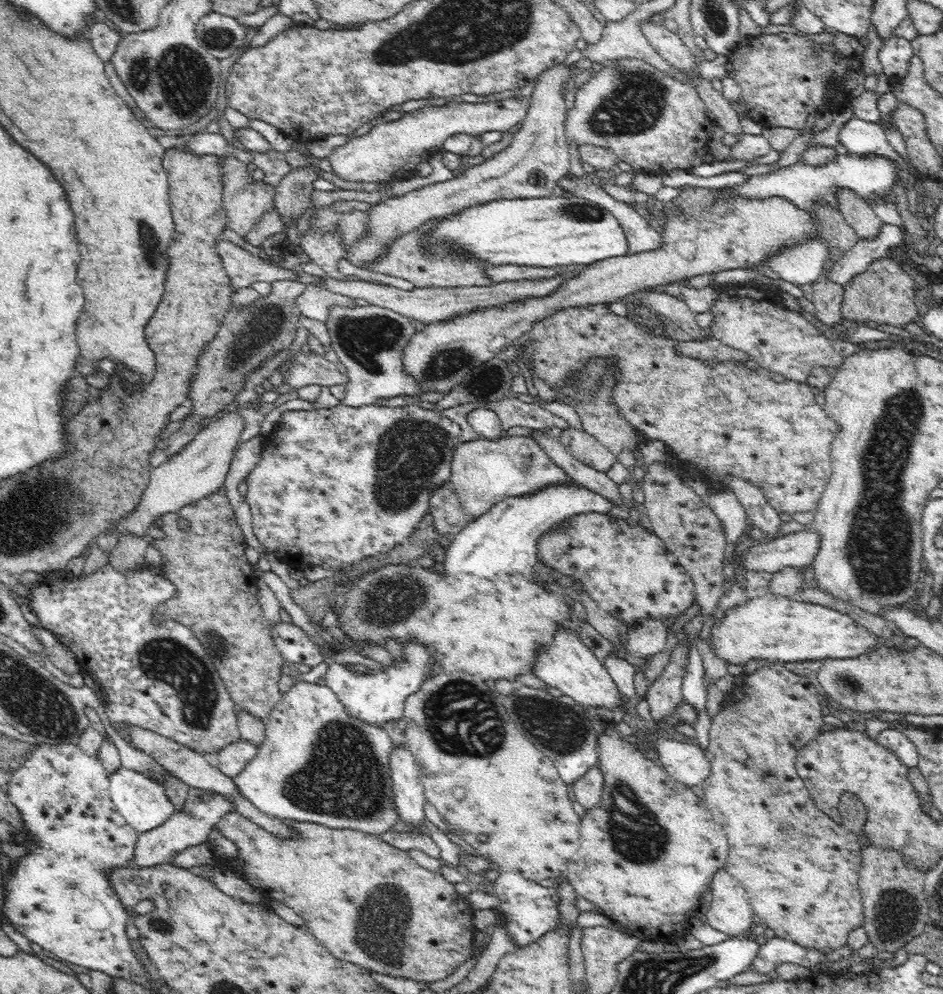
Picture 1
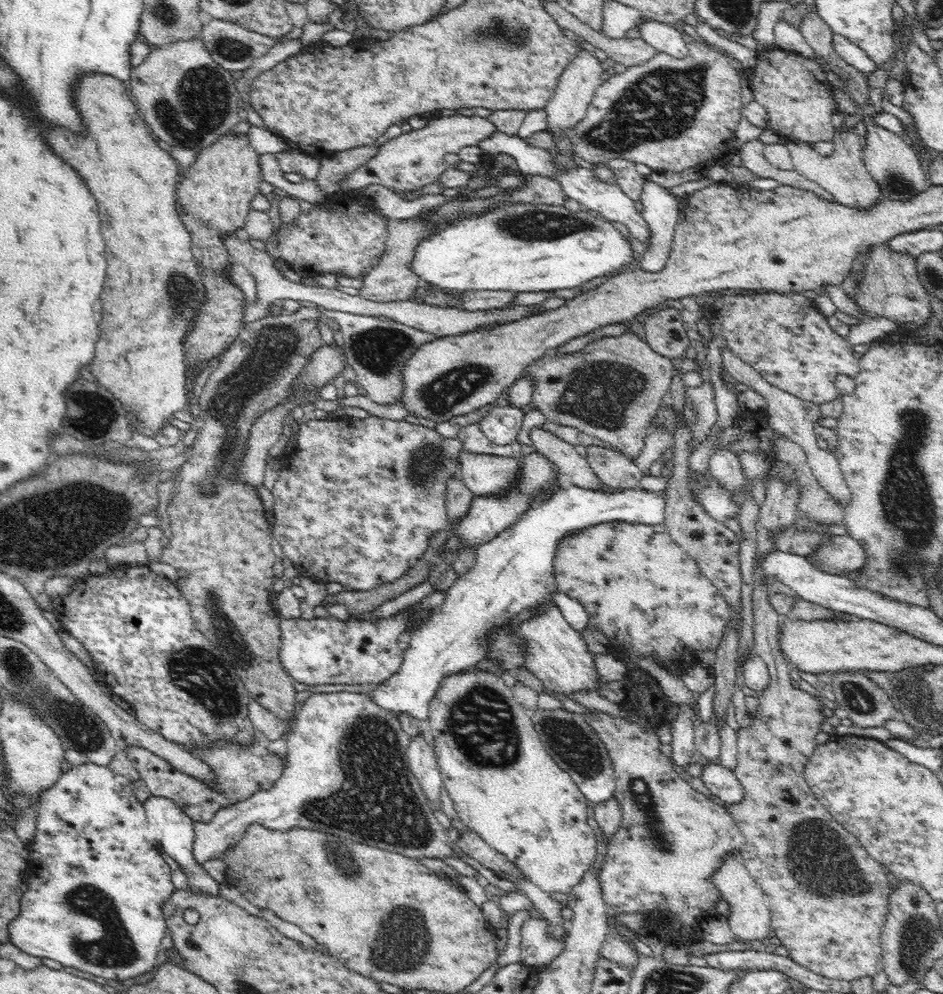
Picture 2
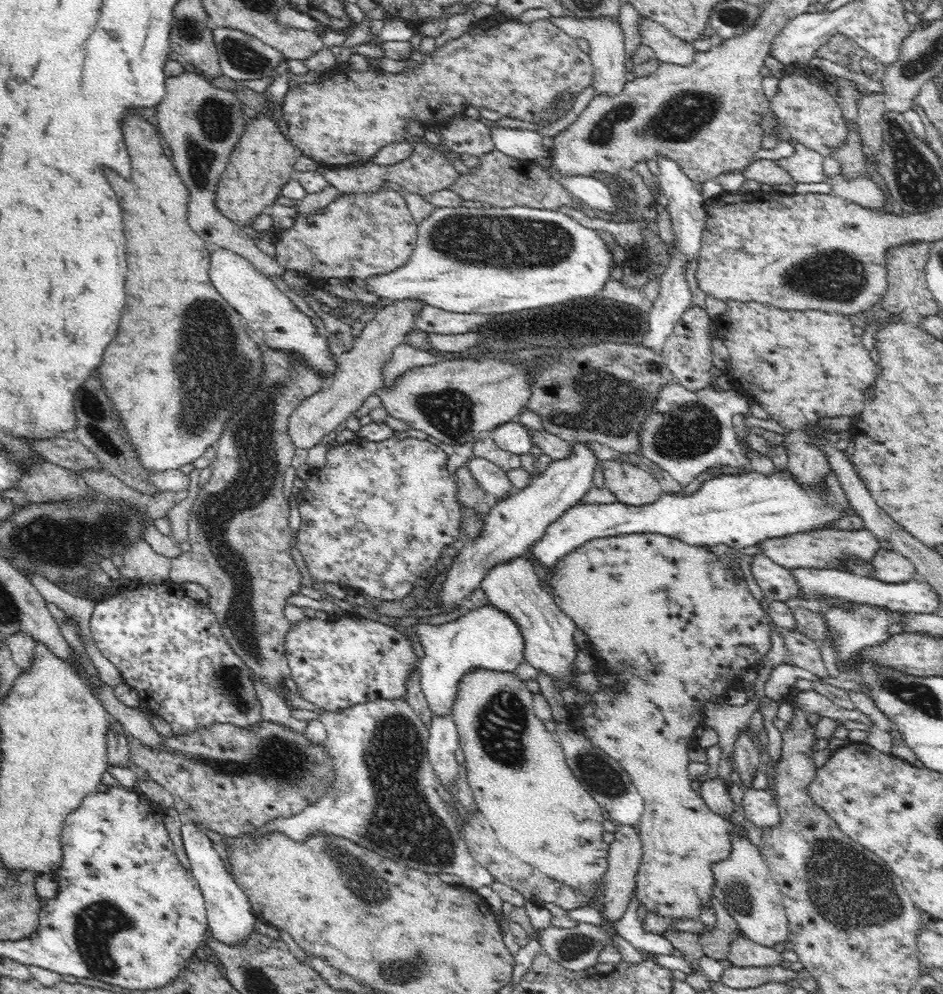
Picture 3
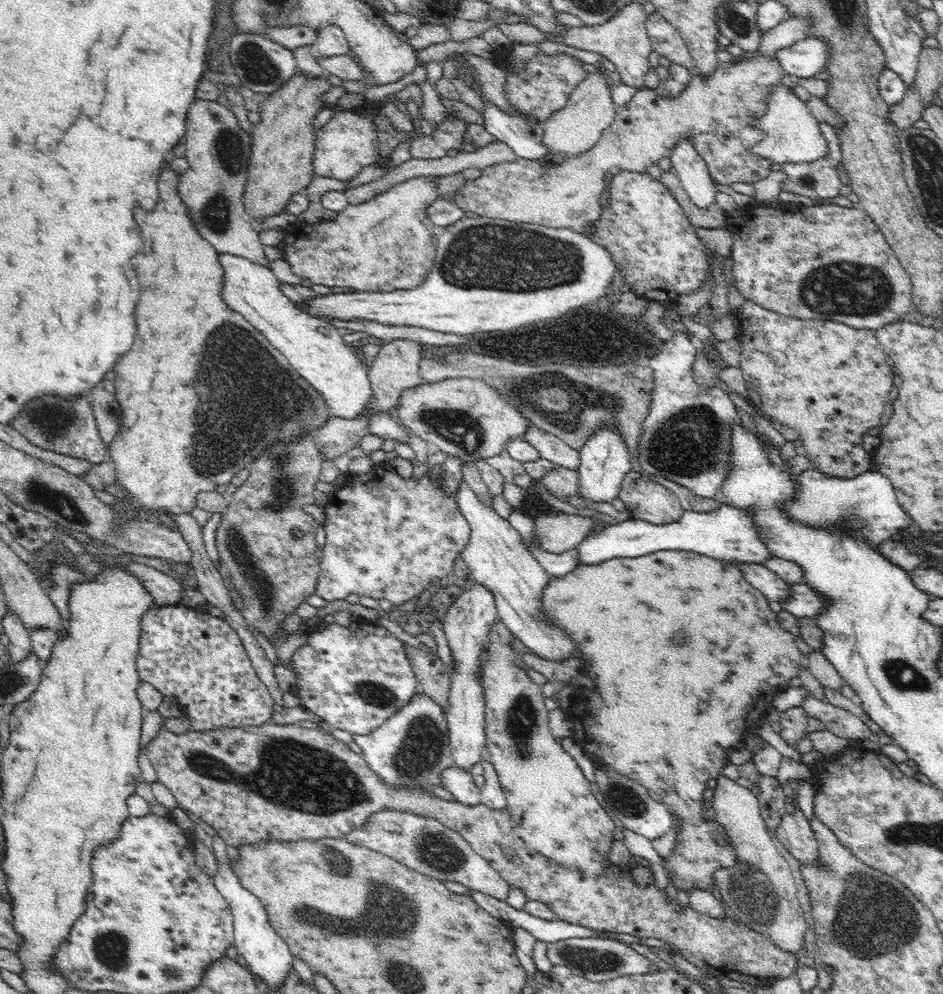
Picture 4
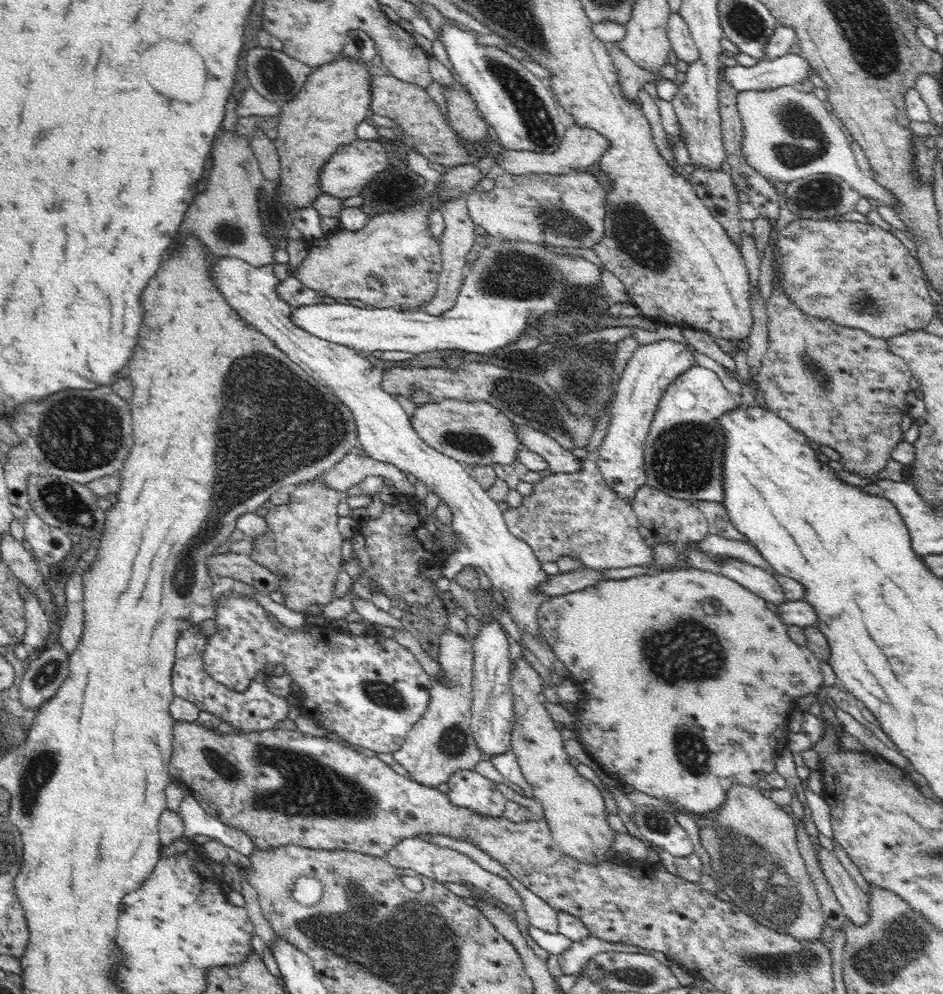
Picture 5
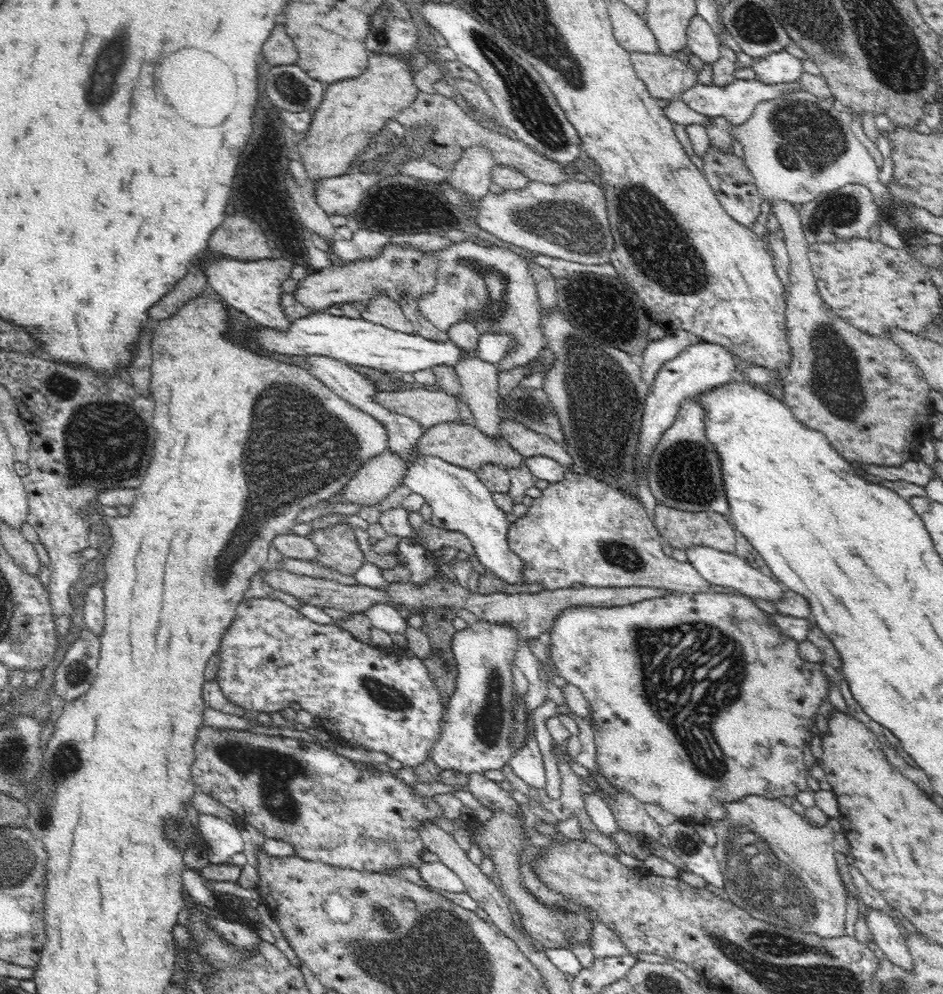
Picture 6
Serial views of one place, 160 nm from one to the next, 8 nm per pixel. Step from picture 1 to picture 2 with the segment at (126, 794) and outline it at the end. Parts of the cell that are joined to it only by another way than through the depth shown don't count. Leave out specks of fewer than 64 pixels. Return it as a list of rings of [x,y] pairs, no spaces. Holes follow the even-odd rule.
[[[152,798],[144,804],[146,816],[148,817],[148,831],[155,836],[161,844],[161,850],[176,867],[187,876],[189,887],[199,889],[199,892],[211,893],[213,896],[222,896],[220,882],[216,881],[210,873],[206,872],[198,862],[193,851],[195,847],[194,824],[192,820],[170,800],[164,798]]]

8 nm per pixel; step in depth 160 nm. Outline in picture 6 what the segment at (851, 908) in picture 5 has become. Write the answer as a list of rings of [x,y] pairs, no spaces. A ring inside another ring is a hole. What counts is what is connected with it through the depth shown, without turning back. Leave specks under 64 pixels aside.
[[[872,909],[866,912],[866,926],[870,929],[877,948],[882,949],[896,966],[915,975],[915,960],[908,950],[906,938],[892,919],[891,913],[878,913]]]

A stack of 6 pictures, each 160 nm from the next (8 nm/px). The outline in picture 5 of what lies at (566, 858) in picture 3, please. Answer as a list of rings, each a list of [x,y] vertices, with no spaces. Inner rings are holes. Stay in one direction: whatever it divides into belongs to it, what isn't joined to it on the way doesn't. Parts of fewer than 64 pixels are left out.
[[[526,659],[514,665],[510,684],[515,712],[511,749],[516,752],[524,777],[530,781],[530,794],[546,812],[545,822],[552,831],[553,841],[580,862],[593,865],[602,862],[615,832],[607,822],[601,788],[582,778],[568,761],[569,754],[564,751],[565,738],[546,709],[547,700],[542,693],[545,684]]]

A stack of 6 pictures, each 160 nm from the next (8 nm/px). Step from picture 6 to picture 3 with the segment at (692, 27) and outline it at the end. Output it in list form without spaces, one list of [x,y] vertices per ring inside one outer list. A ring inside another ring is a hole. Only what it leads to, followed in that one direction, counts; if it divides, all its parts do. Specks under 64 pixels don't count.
[[[641,16],[638,24],[641,42],[656,52],[660,61],[677,65],[689,65],[697,51],[692,43],[686,43],[670,32],[663,24]]]

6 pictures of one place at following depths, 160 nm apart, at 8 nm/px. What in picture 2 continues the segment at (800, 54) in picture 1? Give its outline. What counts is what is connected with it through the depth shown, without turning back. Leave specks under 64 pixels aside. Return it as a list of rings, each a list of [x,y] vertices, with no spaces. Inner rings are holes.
[[[762,50],[762,58],[768,62],[760,62],[754,72],[750,72],[750,82],[754,90],[755,100],[761,104],[768,113],[767,128],[772,129],[788,140],[800,141],[810,144],[829,142],[832,144],[838,134],[838,127],[832,123],[832,116],[838,110],[837,103],[832,95],[832,85],[827,80],[820,63],[810,62],[809,58],[798,53],[792,54],[787,50]]]

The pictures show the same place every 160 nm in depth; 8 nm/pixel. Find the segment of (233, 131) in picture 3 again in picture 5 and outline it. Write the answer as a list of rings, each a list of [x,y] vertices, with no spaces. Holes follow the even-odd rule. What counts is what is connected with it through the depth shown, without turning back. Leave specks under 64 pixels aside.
[[[222,131],[212,147],[212,166],[207,170],[204,190],[196,195],[182,226],[208,248],[208,255],[234,257],[255,267],[275,263],[275,249],[262,234],[258,215],[258,186],[265,180],[258,159],[244,135]]]

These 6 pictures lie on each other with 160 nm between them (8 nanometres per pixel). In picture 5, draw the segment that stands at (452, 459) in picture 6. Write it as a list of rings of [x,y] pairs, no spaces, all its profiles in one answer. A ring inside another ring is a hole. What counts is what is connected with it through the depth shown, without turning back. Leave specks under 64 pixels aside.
[[[445,398],[432,402],[422,401],[412,416],[414,431],[420,438],[432,448],[443,455],[451,456],[462,464],[471,465],[512,465],[518,459],[518,451],[524,449],[524,445],[518,440],[515,432],[515,424],[500,412],[489,401],[474,401],[472,399]]]

